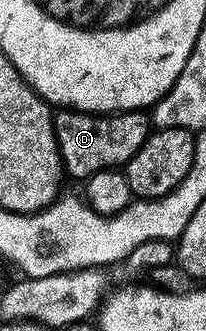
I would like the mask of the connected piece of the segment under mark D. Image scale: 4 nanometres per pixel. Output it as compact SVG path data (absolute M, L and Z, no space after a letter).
M63 108L54 115L55 139L63 169L80 180L92 178L102 170L126 167L127 162L145 144L149 133L149 118L143 112L88 112Z

